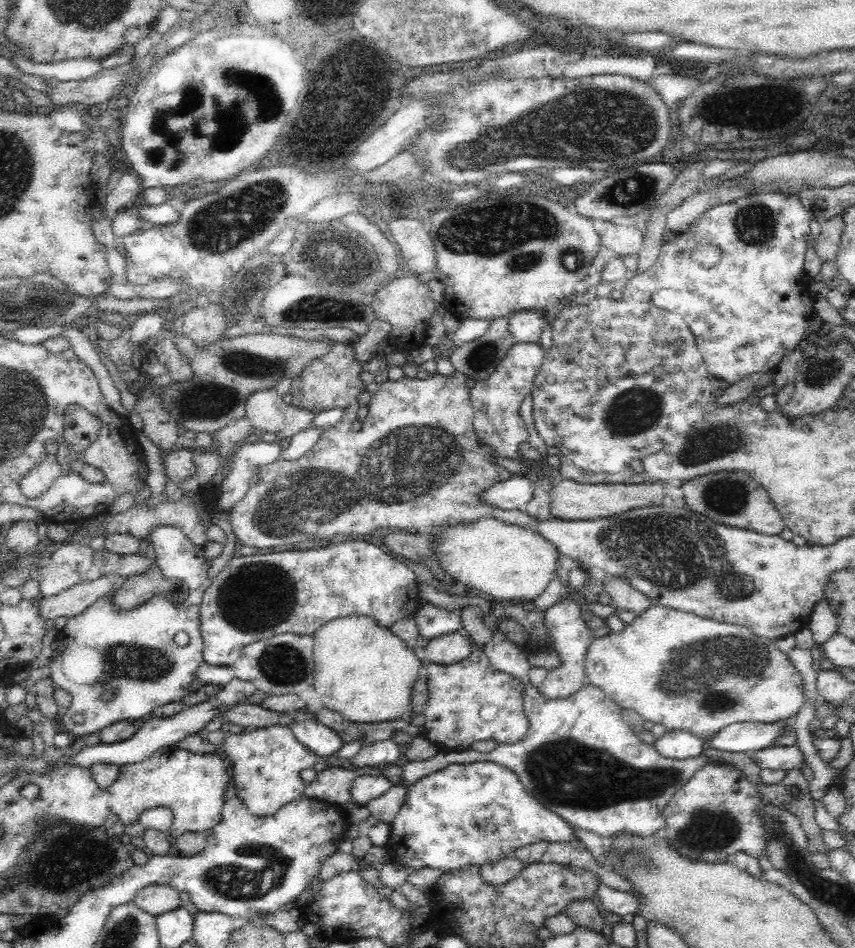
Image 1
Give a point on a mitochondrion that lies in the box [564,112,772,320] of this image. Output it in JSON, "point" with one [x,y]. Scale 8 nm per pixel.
{"point":[629,191]}

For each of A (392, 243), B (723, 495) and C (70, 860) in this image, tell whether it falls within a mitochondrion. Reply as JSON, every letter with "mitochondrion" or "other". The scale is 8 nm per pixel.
{"A":"other","B":"mitochondrion","C":"mitochondrion"}

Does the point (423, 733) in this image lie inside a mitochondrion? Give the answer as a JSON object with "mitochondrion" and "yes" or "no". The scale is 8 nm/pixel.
{"mitochondrion":"no"}

